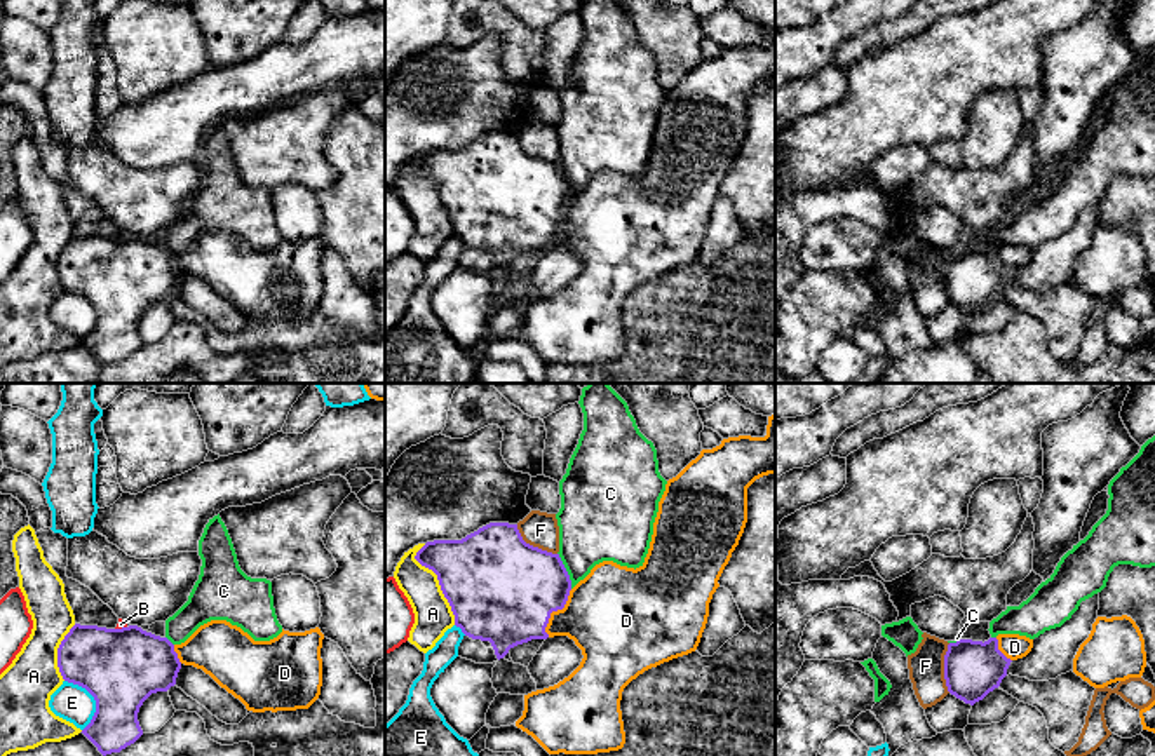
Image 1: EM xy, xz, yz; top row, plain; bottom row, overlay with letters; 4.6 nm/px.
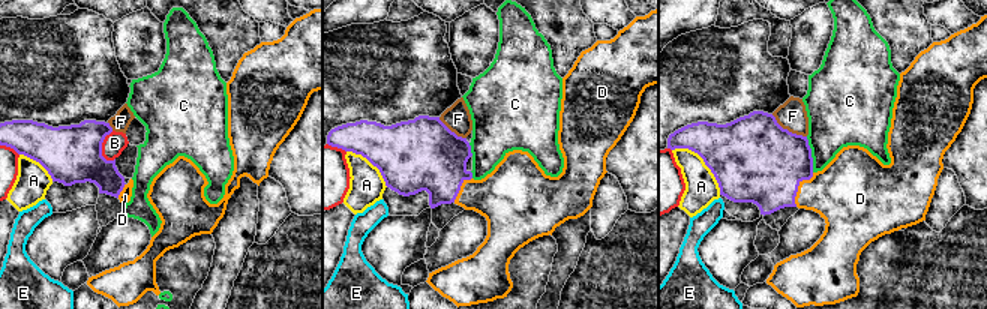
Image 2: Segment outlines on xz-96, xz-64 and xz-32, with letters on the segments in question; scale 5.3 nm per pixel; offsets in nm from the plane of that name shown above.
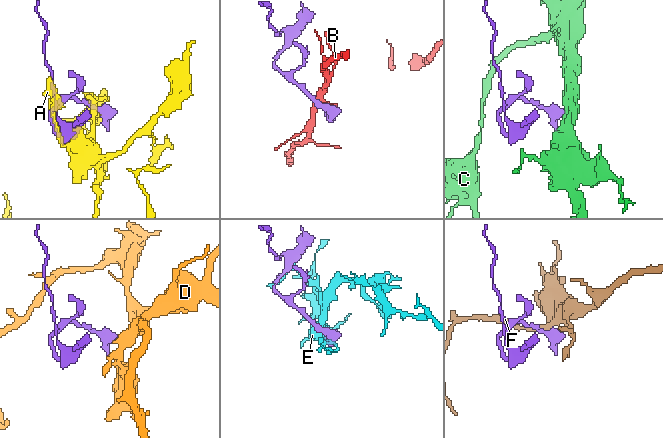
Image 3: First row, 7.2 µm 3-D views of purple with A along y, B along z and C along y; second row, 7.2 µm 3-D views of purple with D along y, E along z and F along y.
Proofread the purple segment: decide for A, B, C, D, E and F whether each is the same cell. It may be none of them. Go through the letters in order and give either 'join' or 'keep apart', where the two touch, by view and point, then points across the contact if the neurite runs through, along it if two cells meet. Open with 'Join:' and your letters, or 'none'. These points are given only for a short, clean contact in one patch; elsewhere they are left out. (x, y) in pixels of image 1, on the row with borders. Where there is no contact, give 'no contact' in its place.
Join: D
A: keep apart; meets purple in xz at (439, 582)
B: keep apart; meets purple in xy at (122, 627)
C: keep apart; meets purple in xz at (565, 570); border along xz (558, 553), (572, 587)
D: join; meets purple in xz at (554, 610); runs through xz (504, 591), (554, 610), (608, 614)
E: keep apart; meets purple in xy at (94, 699)
F: keep apart; meets purple in yz at (945, 668); border along yz (950, 643), (945, 654), (945, 685), (948, 692)

